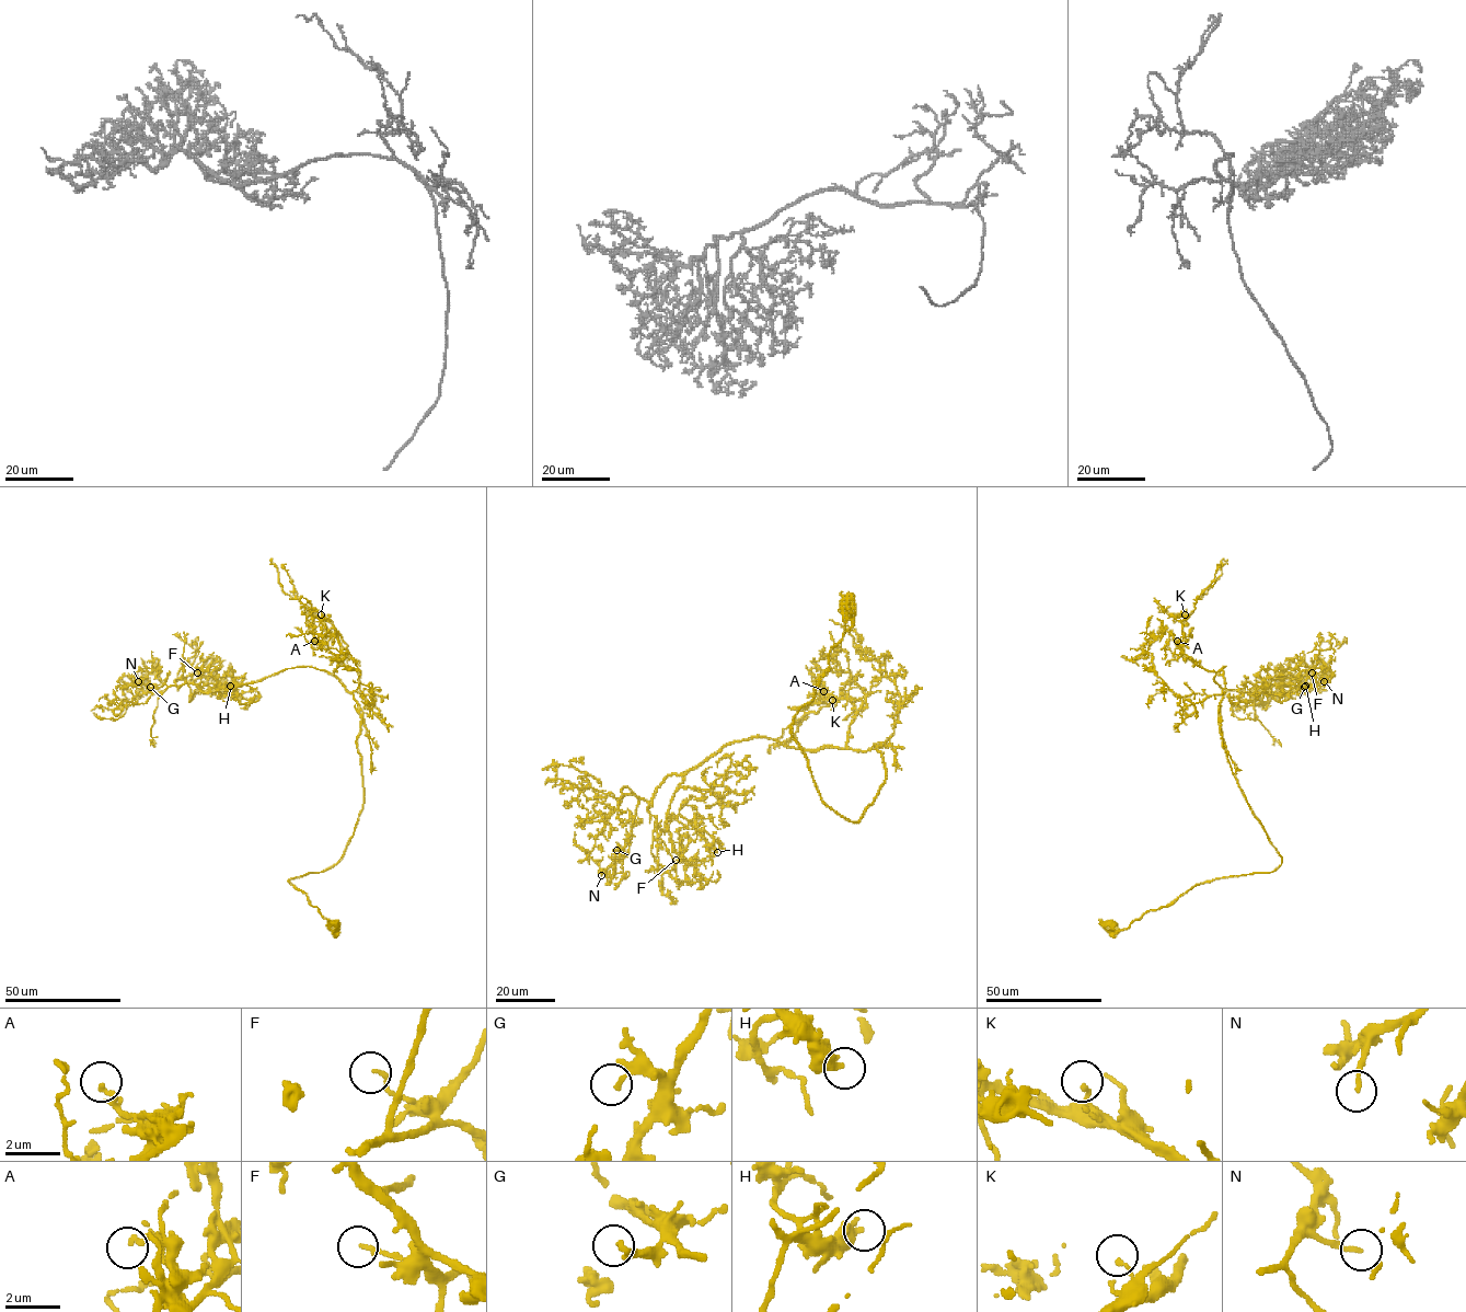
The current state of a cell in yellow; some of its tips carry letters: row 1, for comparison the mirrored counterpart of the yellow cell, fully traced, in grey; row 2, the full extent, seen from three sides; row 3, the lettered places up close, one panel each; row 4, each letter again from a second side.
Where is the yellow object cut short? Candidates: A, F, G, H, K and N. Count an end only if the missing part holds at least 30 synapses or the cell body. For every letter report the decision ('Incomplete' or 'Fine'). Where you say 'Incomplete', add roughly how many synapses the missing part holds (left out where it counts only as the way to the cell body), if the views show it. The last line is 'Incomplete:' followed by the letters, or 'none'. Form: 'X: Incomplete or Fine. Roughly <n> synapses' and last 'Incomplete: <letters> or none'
A: Fine
F: Fine
G: Fine
H: Fine
K: Fine
N: Fine
Incomplete: none

